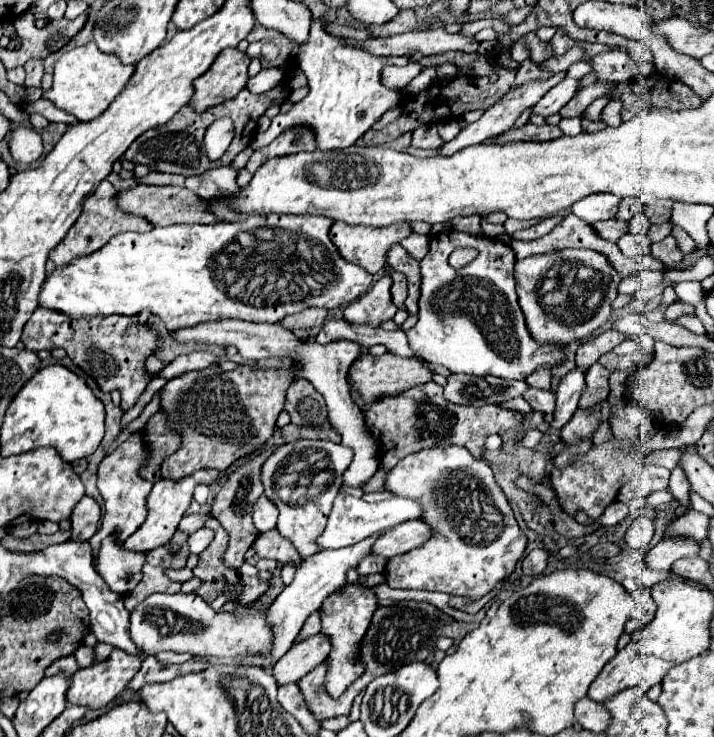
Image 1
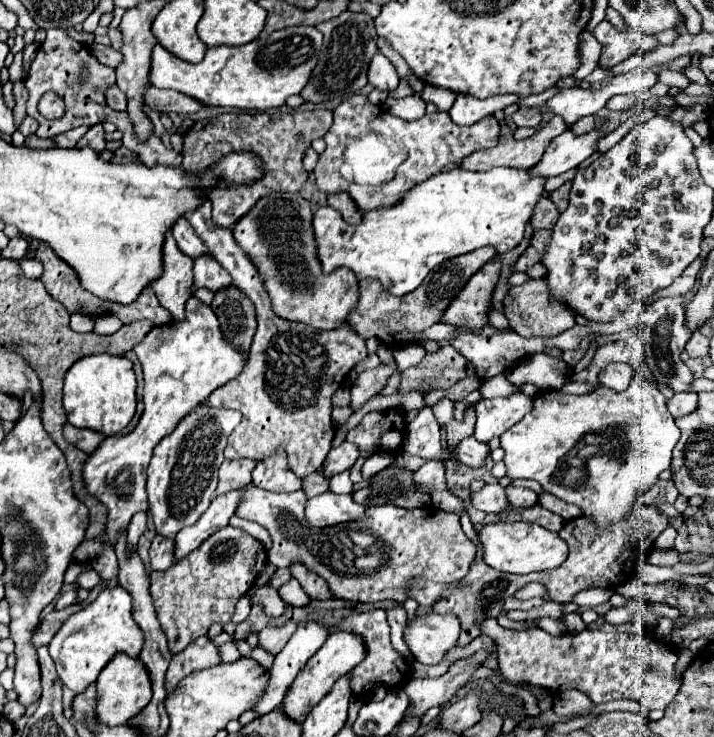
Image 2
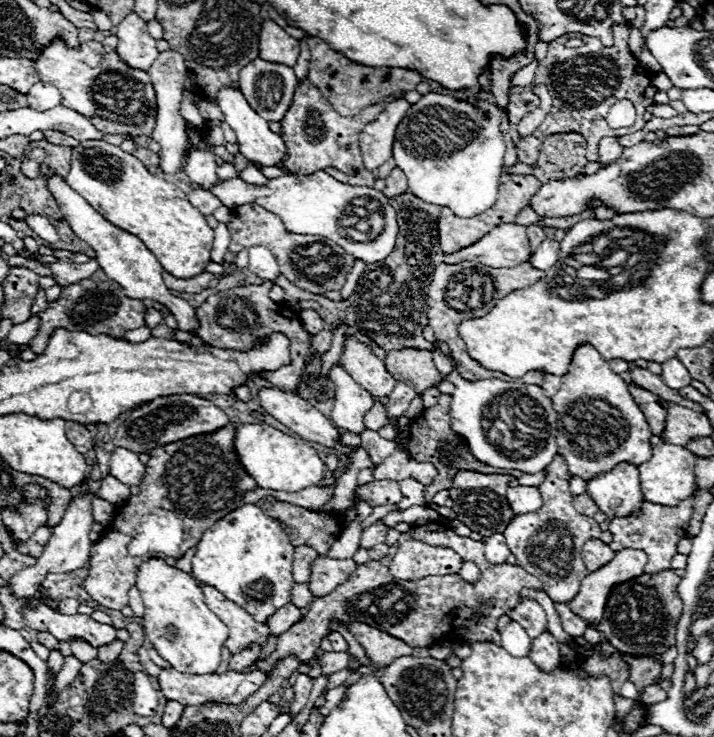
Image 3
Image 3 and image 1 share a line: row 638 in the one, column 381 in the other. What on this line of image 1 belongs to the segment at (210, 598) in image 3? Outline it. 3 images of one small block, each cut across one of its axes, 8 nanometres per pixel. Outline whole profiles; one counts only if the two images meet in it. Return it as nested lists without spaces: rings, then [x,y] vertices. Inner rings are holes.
[[[332,222],[330,238],[340,250],[342,258],[364,266],[370,274],[376,274],[386,264],[386,252],[392,244],[410,236],[408,222],[372,228],[372,226],[350,226],[344,222]]]

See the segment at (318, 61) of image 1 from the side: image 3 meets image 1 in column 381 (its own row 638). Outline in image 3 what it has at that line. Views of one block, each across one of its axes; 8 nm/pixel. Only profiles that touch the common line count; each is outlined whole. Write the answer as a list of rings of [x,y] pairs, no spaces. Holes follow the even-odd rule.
[[[44,602],[38,606],[26,606],[22,610],[24,624],[36,632],[50,632],[54,638],[68,642],[72,638],[82,638],[90,646],[100,648],[106,644],[112,644],[116,640],[116,628],[110,624],[100,624],[92,620],[86,614],[74,614],[64,616],[60,612],[54,612]]]

